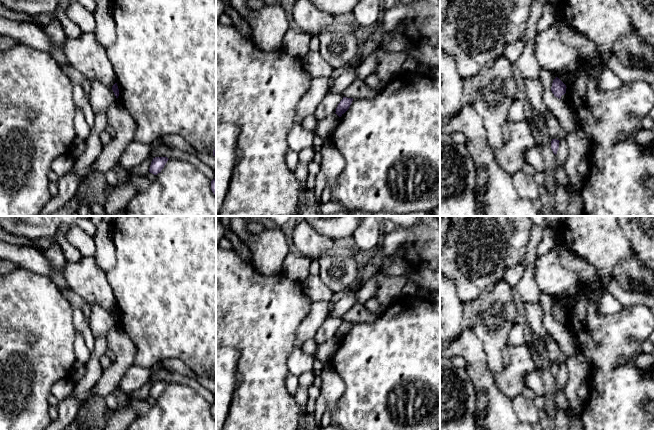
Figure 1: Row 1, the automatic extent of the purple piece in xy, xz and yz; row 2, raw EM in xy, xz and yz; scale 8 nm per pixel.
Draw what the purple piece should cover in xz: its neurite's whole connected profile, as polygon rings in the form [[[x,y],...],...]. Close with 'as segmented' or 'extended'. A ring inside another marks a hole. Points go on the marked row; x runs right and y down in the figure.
[[[343,97],[343,99],[340,101],[336,108],[336,114],[341,117],[350,107],[351,103],[353,101],[353,98],[347,98]]] | as segmented

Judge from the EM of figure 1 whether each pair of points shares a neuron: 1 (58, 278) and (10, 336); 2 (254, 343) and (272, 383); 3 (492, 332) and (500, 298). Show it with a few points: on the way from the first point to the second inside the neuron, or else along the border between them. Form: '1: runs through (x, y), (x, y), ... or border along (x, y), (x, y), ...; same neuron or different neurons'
1: border along (49, 276), (60, 288); different neurons
2: runs through (263, 353), (263, 373); same neuron
3: runs through (492, 324), (498, 312), (498, 306); same neuron

